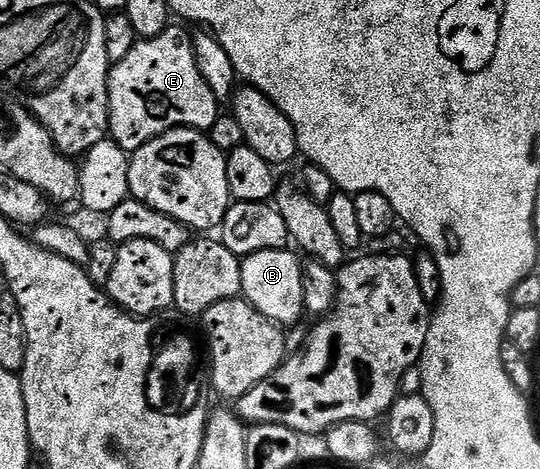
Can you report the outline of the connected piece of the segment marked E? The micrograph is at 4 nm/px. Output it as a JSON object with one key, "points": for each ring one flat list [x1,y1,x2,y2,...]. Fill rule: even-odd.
{"points":[[170,25,158,37,141,39,108,72,108,129,123,151,133,152,175,127,211,132,222,105,198,73,192,35]]}

